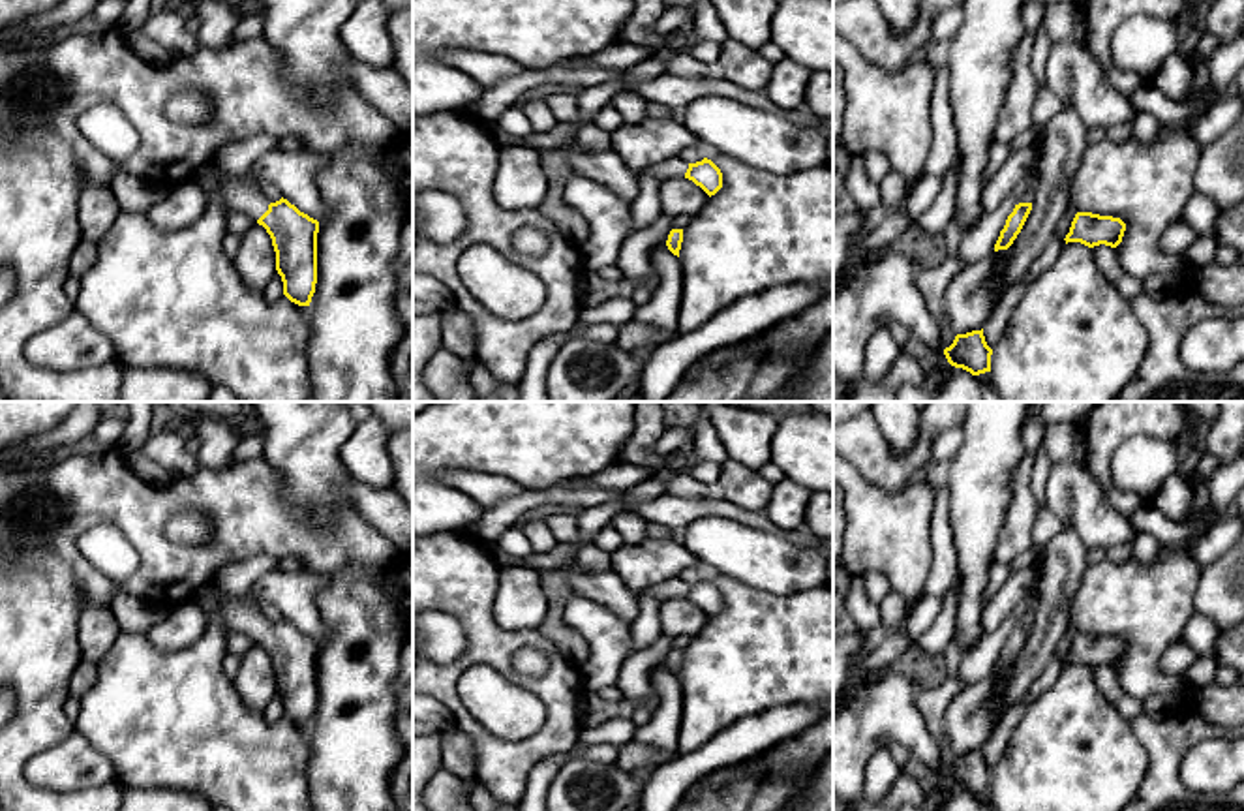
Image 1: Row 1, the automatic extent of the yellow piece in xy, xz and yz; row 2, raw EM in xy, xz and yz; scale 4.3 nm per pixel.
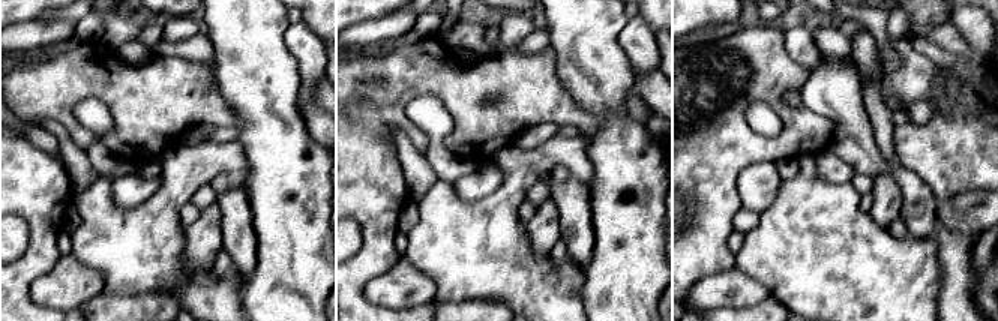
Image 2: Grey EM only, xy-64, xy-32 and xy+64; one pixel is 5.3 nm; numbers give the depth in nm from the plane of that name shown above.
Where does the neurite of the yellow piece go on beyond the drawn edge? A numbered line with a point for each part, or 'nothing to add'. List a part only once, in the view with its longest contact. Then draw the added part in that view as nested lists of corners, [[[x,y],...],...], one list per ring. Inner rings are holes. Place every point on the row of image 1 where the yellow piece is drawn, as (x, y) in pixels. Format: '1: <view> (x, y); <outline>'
1: xy (239, 194); [[[210,160],[195,178],[218,190],[229,208],[246,212],[255,222],[268,210],[270,201],[261,186],[251,184],[246,175],[223,171],[216,160]]]

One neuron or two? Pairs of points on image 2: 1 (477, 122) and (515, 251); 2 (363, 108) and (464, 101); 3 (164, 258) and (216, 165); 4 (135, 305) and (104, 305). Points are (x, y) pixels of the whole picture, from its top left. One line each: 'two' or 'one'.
1: two
2: one
3: one
4: one

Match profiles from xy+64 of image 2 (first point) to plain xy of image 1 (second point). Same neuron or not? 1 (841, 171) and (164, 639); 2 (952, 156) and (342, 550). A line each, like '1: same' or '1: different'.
1: same
2: different

